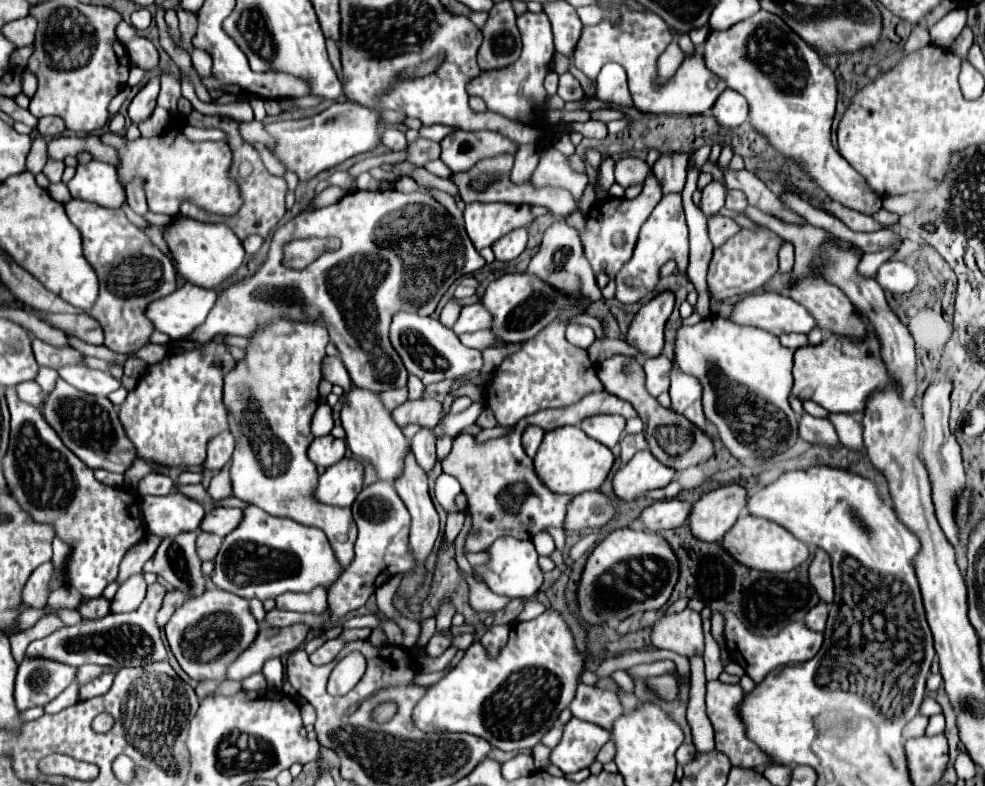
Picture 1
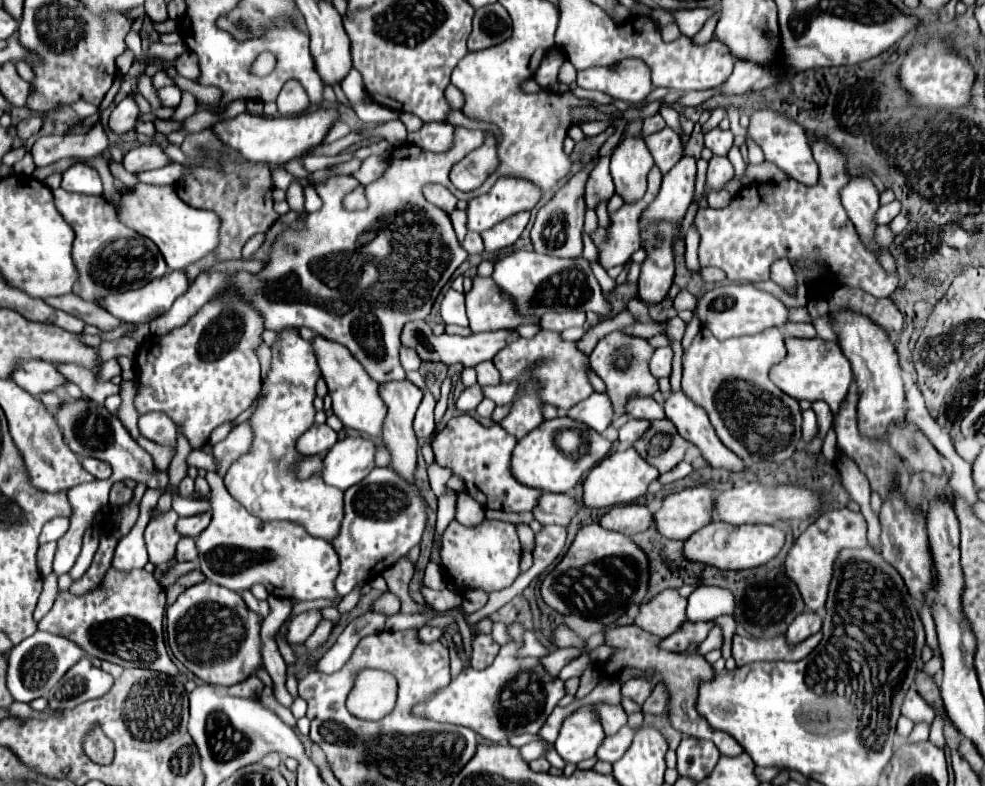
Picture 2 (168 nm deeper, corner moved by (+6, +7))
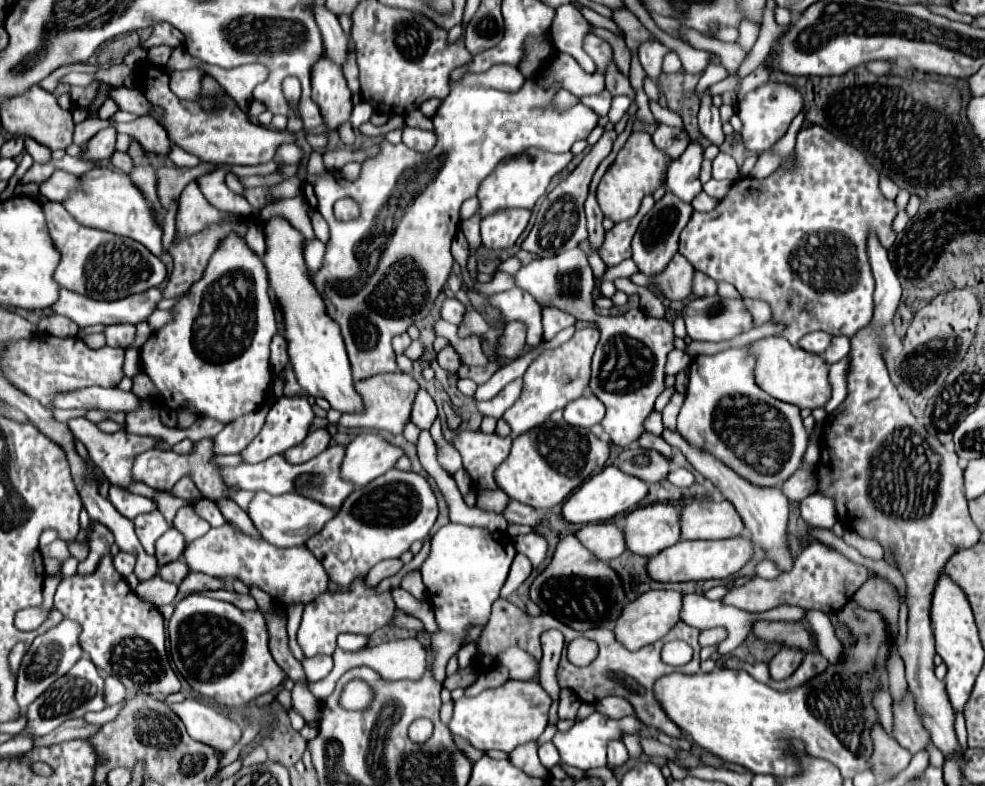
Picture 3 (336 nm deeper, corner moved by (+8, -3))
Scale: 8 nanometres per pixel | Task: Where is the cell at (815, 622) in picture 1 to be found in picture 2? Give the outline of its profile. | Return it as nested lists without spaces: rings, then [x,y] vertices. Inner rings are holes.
[[[803,612],[795,618],[795,622],[787,630],[787,642],[797,644],[805,640],[809,634],[815,634],[821,630],[821,616],[819,612]]]

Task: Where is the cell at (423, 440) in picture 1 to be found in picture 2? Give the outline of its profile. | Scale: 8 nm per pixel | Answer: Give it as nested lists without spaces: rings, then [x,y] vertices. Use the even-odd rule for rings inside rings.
[[[427,390],[423,400],[421,400],[421,406],[417,410],[417,416],[415,416],[415,422],[413,422],[413,428],[415,428],[415,434],[421,442],[425,442],[427,438],[431,438],[433,430],[435,430],[435,420],[433,420],[433,408],[435,408],[435,398],[431,396],[431,392]]]

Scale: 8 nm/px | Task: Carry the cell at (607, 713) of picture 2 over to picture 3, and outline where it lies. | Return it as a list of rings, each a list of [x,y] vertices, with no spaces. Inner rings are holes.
[[[611,742],[609,744],[609,754],[607,754],[607,760],[611,766],[619,768],[623,766],[627,760],[629,760],[629,754],[627,754],[627,748],[623,742]]]

